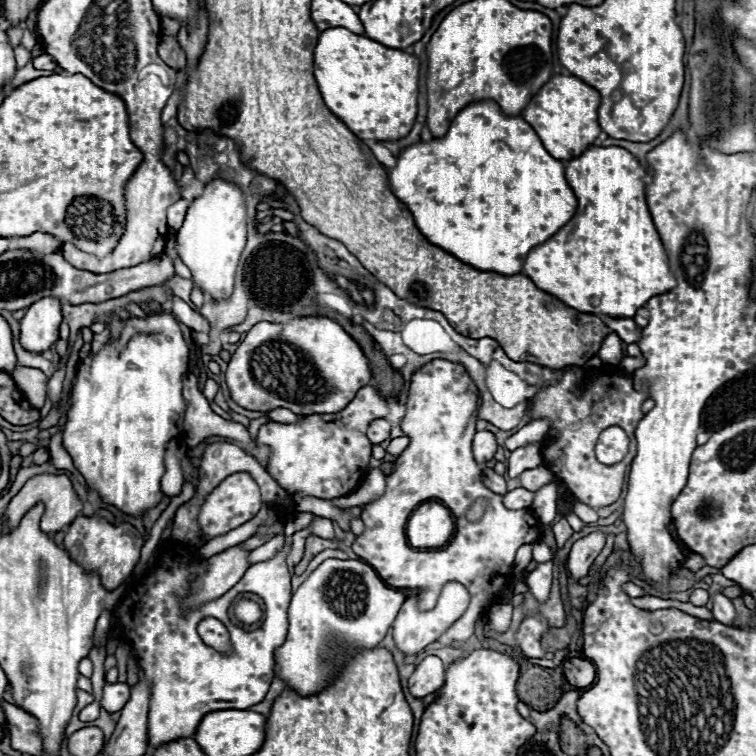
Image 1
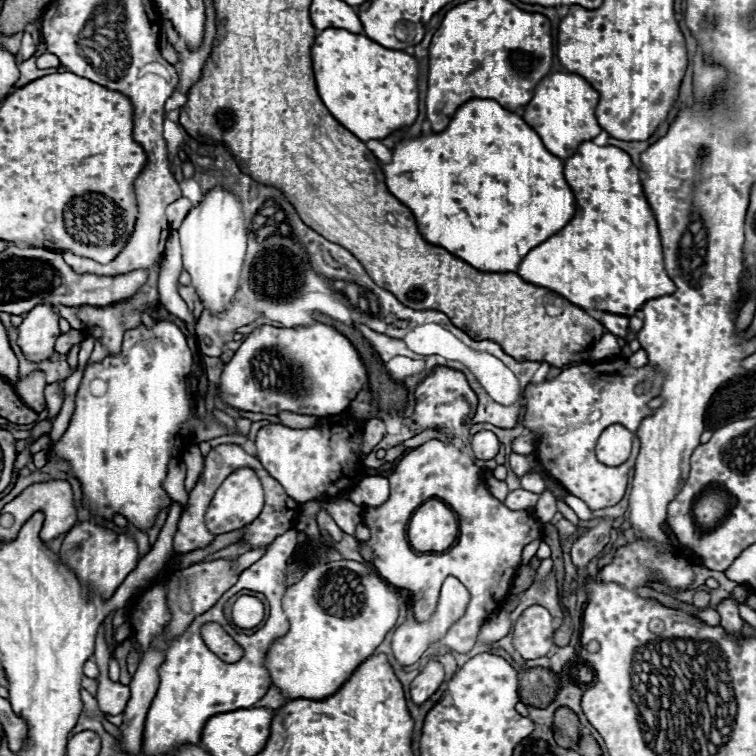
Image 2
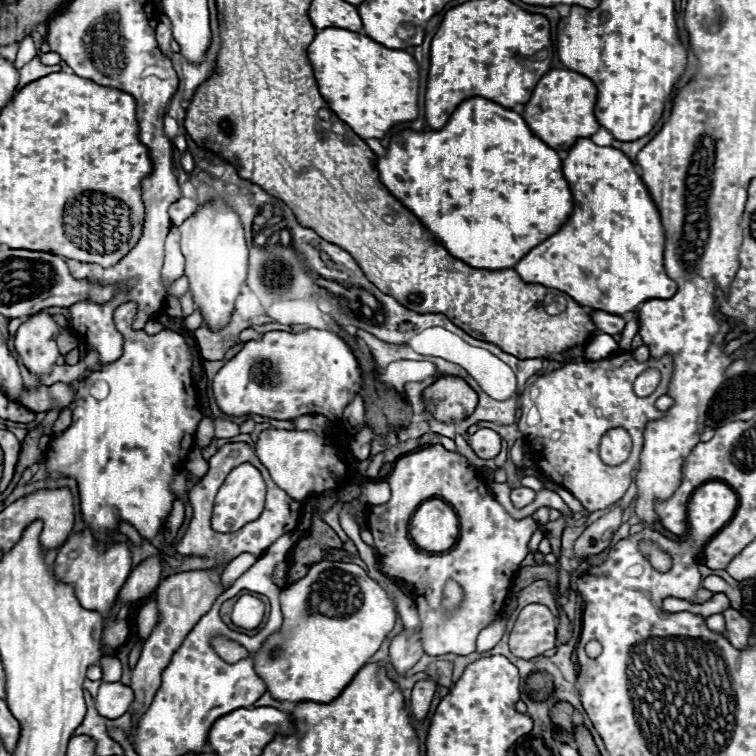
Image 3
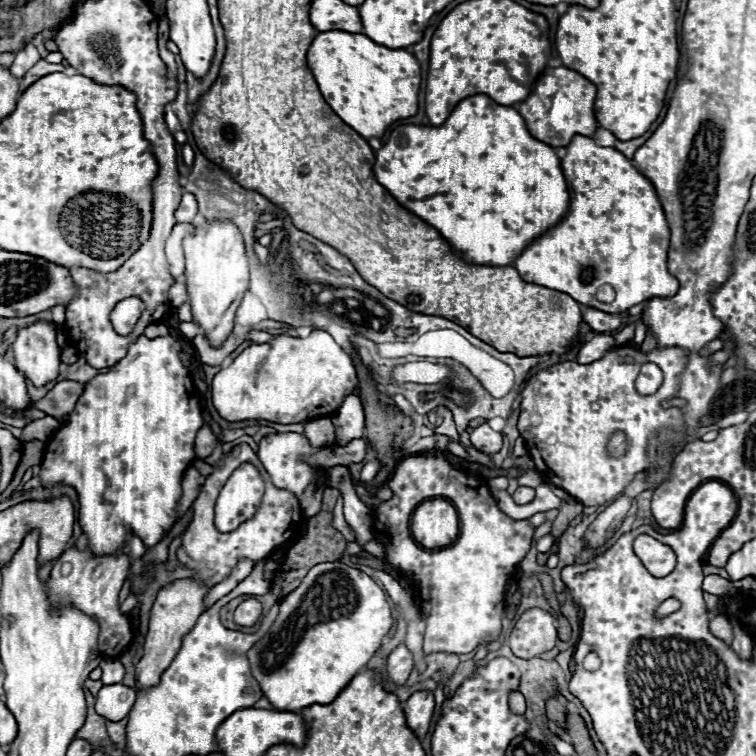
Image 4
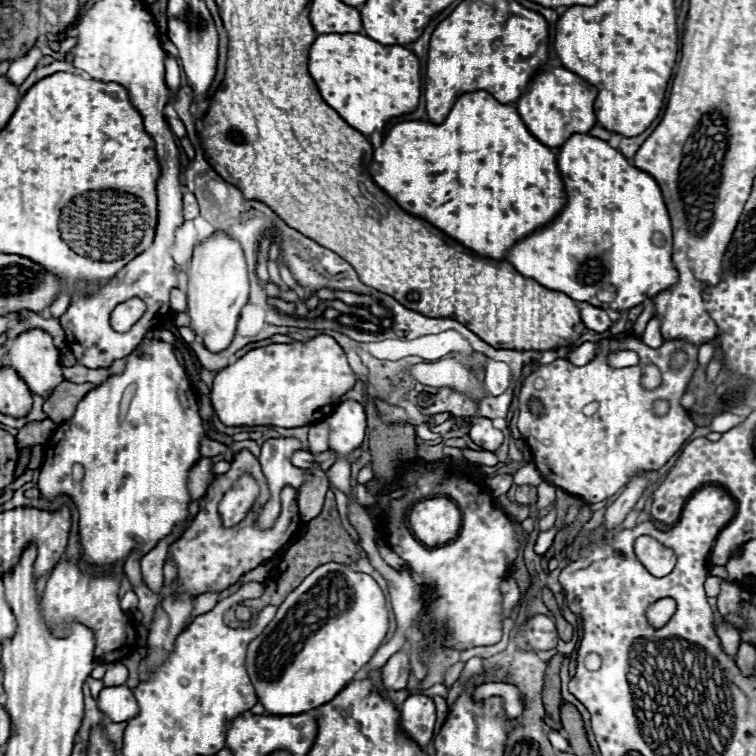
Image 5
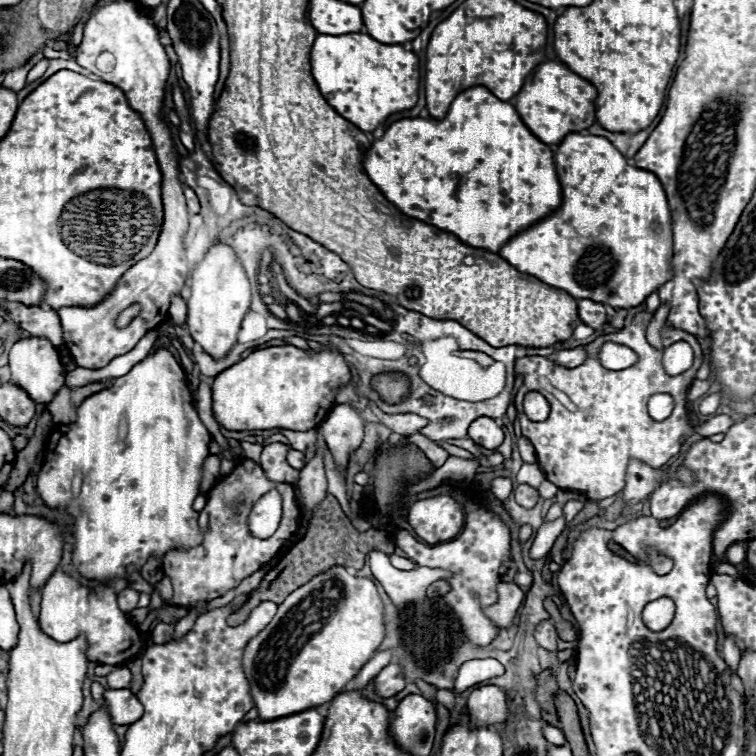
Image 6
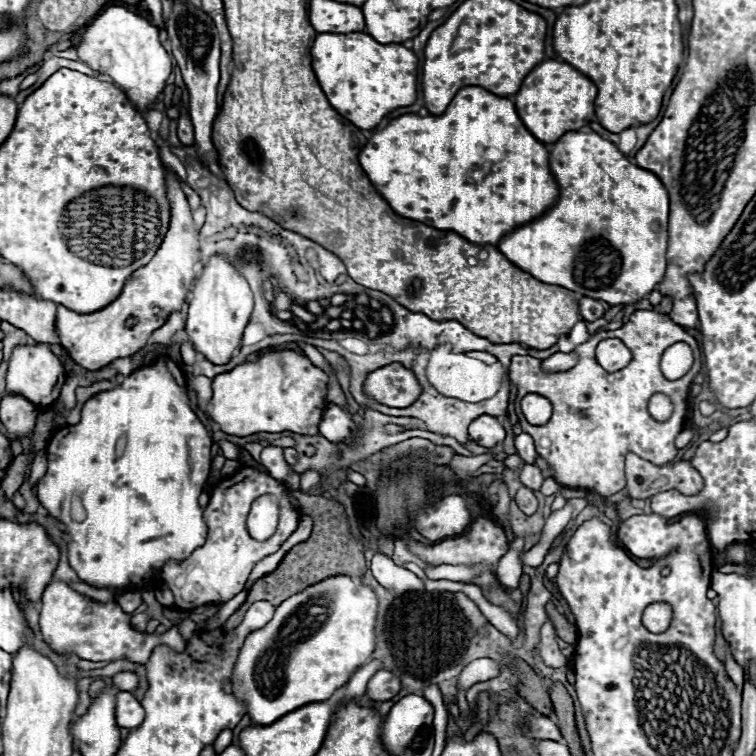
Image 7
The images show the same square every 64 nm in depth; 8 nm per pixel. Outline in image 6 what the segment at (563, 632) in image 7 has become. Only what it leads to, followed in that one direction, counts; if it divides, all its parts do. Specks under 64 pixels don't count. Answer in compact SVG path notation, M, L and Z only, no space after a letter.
M546 600L544 606L546 606L546 610L548 610L548 614L550 614L550 618L552 618L556 630L558 630L558 636L560 636L562 640L566 640L566 642L574 642L574 640L576 640L576 630L574 630L574 626L572 626L570 622L566 622L566 620L560 616L556 604L554 604L552 600Z

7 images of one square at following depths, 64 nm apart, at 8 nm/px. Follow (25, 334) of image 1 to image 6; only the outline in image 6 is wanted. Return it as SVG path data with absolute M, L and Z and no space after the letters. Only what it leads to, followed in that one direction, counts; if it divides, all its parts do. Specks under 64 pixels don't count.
M22 338L10 350L10 382L26 390L26 394L40 404L48 404L64 386L64 366L56 348L44 338Z

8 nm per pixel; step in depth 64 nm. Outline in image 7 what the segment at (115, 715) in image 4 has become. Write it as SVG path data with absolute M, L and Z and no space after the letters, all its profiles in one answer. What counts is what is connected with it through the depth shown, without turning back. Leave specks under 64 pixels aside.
M118 692L116 696L116 722L120 728L134 730L144 720L142 704L130 692Z

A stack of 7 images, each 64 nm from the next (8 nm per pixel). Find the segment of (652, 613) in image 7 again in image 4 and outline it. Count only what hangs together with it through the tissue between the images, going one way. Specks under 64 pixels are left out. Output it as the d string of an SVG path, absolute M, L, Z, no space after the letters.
M668 598L668 600L664 600L664 602L656 608L654 616L656 616L656 618L666 618L666 616L670 616L672 612L676 612L678 608L680 608L680 602L678 602L676 598Z

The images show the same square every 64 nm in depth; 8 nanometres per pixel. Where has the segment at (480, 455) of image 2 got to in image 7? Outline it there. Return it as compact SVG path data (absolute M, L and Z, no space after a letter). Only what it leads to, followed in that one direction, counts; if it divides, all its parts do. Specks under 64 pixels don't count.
M482 414L482 416L478 416L476 420L472 420L472 424L470 424L470 436L472 436L472 440L476 440L480 446L492 448L492 446L496 446L498 442L504 440L506 430L502 428L502 424L500 424L494 416Z

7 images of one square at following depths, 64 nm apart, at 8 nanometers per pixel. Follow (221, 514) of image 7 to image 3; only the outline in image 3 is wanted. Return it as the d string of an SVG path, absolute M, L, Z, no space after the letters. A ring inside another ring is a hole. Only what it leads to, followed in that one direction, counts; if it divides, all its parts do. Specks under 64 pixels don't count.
M238 442L238 444L226 444L222 446L212 458L210 458L210 470L208 474L190 490L190 506L194 510L192 514L192 520L188 524L188 530L184 534L184 538L176 544L176 552L184 558L188 556L200 556L200 558L208 558L212 560L214 564L210 568L214 568L218 574L222 574L226 570L226 566L238 556L238 554L244 554L244 552L250 552L254 556L262 556L280 536L288 534L288 532L294 532L298 522L300 522L300 516L302 516L302 502L290 498L284 490L280 490L268 470L260 464L260 460L256 458L256 452L244 444L244 442ZM242 462L250 462L254 464L264 480L266 480L266 486L268 486L268 492L266 492L266 504L264 504L264 510L262 514L254 520L254 522L248 522L244 524L238 532L230 532L230 534L220 534L220 532L214 532L212 526L210 526L210 520L212 520L212 504L214 504L214 498L216 498L216 492L218 488L222 486L222 482L226 480L226 476L230 474L230 470L234 470L236 466L240 466Z

